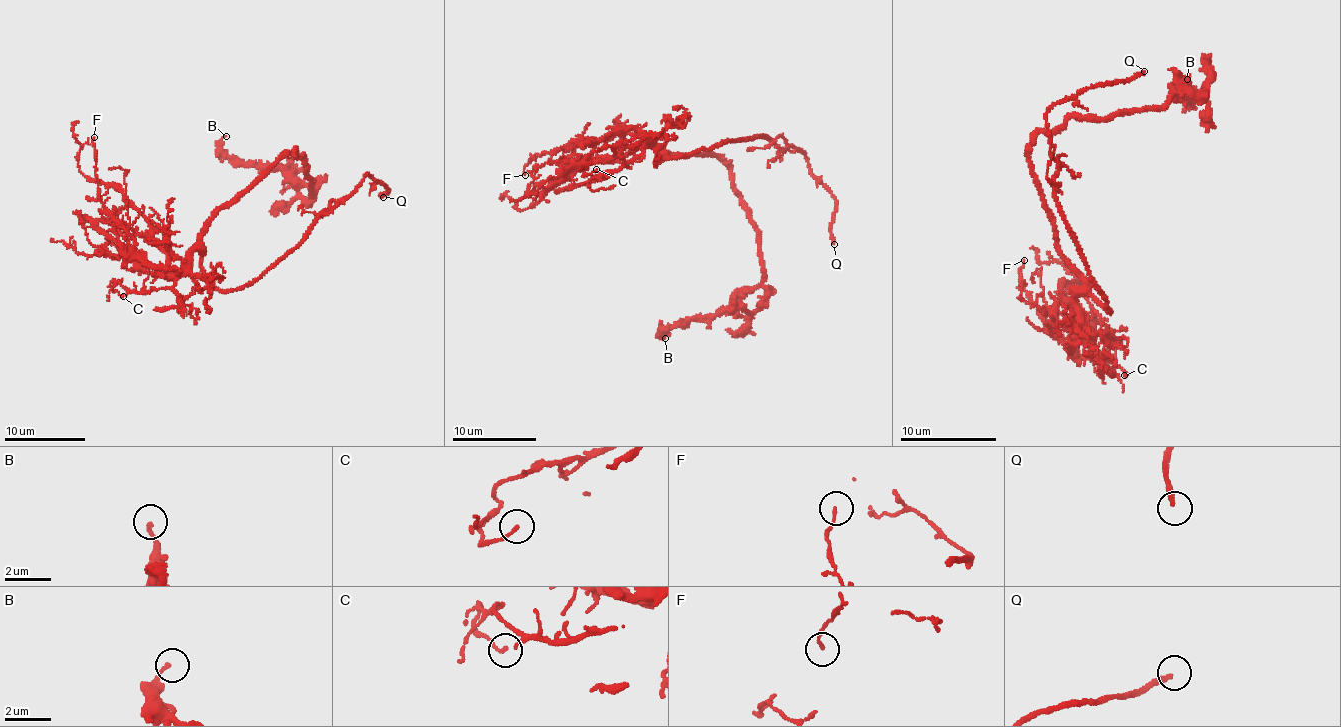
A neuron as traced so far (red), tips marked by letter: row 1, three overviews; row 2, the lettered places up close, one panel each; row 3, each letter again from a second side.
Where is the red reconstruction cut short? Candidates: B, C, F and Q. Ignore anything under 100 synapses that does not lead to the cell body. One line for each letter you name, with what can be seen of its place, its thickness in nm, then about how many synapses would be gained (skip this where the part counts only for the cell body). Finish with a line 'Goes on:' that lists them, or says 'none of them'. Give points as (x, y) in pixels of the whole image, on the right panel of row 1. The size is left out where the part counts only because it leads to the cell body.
Q: Place: (1144, 71). Thickness 200 nm
Goes on: Q

